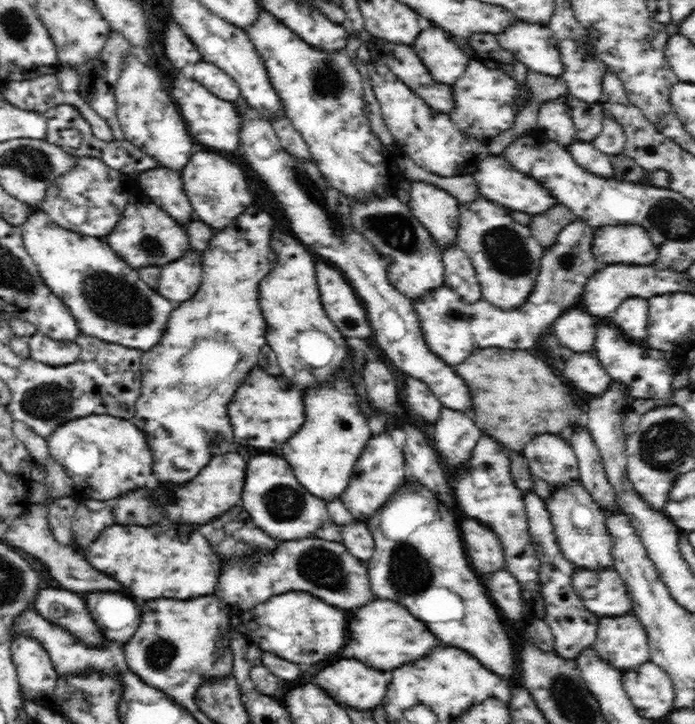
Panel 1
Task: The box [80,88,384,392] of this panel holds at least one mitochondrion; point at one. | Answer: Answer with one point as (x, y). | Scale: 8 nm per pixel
(302, 174)

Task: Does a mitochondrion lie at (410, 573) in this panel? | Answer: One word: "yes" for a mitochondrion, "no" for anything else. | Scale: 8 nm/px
yes

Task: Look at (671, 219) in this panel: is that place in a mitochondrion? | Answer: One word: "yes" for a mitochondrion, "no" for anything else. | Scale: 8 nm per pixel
yes

